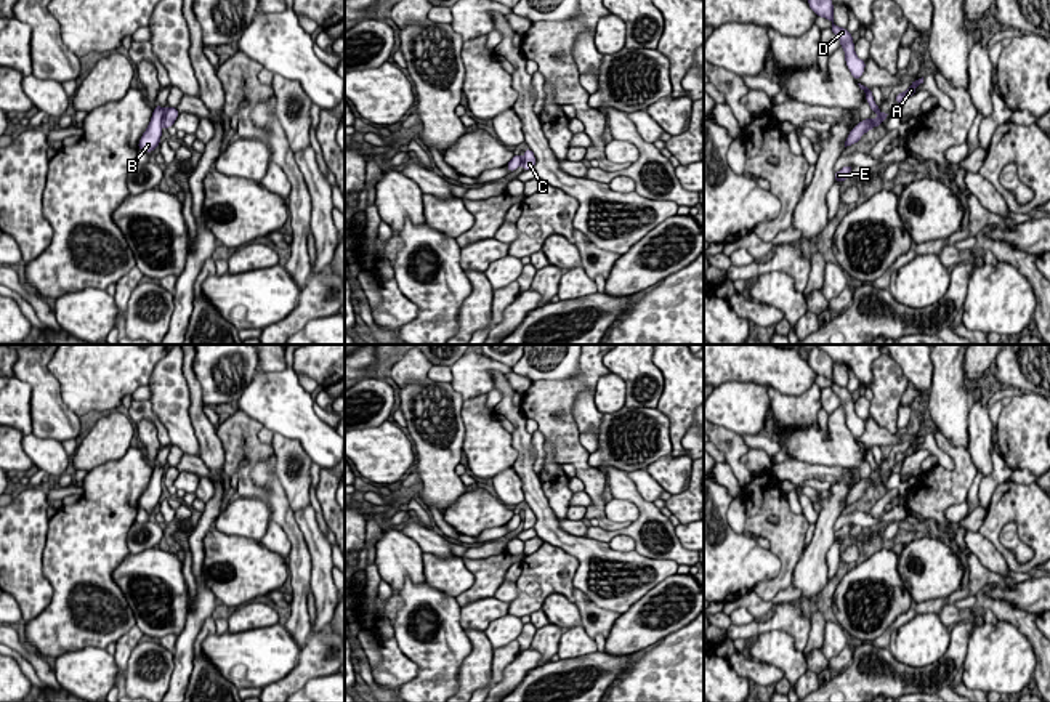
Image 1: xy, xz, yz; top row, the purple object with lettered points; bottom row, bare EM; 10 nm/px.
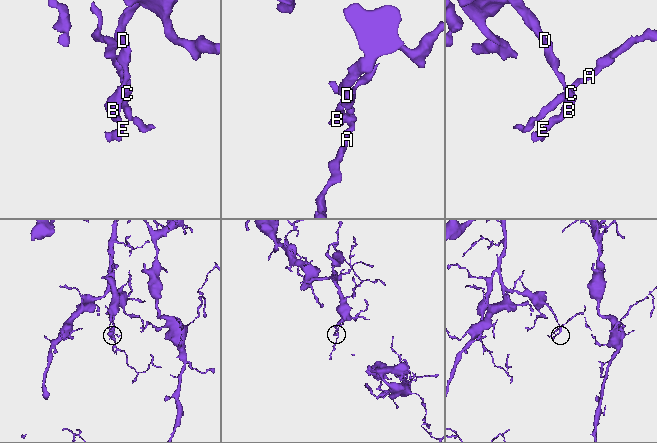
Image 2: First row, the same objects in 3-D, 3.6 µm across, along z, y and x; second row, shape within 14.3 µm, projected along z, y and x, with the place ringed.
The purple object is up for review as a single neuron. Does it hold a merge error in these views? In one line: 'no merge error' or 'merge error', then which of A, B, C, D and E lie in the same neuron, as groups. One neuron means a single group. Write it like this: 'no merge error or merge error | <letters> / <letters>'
merge error | A C / B D E

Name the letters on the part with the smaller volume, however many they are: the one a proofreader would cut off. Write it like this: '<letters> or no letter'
A, C

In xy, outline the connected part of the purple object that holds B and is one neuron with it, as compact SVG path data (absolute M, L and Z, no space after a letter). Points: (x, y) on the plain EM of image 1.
M162 465L154 466L151 481L146 490L143 492L143 495L139 497L138 508L152 511L159 505L160 495L162 495L164 473L165 473L165 468Z

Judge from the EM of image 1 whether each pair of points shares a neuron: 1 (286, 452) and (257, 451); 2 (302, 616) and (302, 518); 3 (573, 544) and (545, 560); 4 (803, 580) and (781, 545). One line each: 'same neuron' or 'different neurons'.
1: different neurons
2: different neurons
3: different neurons
4: different neurons

